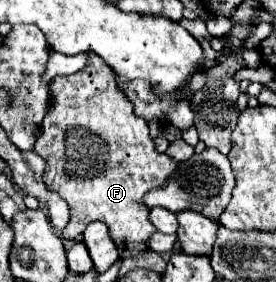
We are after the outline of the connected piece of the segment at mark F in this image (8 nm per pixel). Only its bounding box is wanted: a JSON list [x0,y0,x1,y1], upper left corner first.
[34,53,178,257]

